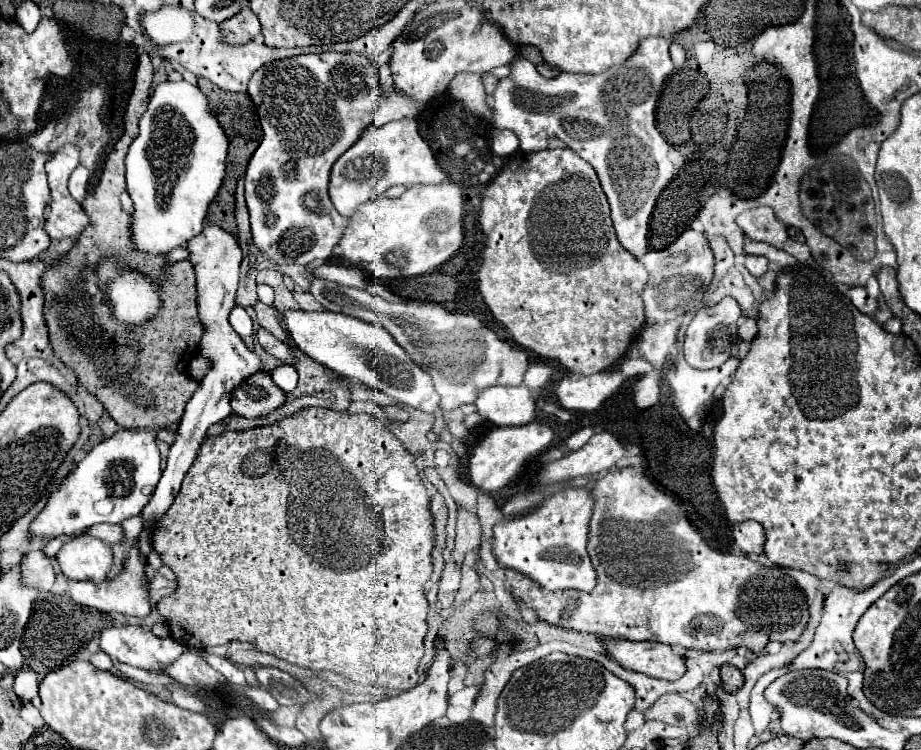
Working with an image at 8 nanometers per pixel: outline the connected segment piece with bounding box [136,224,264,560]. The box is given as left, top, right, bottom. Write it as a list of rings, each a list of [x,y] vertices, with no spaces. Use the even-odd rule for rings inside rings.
[[[206,224],[202,234],[198,234],[194,240],[190,240],[190,262],[196,270],[196,286],[198,286],[198,316],[206,326],[206,332],[200,340],[200,352],[212,358],[212,368],[208,372],[208,376],[204,376],[204,380],[200,382],[198,392],[192,396],[192,400],[186,404],[186,412],[182,416],[182,422],[178,426],[178,438],[174,442],[174,446],[170,448],[168,454],[168,462],[166,462],[166,470],[162,472],[162,478],[156,486],[156,492],[152,494],[152,500],[144,506],[142,510],[142,532],[138,536],[138,550],[140,556],[146,560],[148,554],[152,552],[152,538],[150,534],[154,532],[154,526],[158,526],[158,520],[168,512],[168,508],[174,502],[174,496],[180,490],[182,478],[188,472],[188,468],[192,466],[200,444],[204,442],[206,430],[216,424],[222,422],[226,416],[232,414],[230,408],[230,396],[232,392],[242,386],[242,382],[256,374],[256,372],[264,372],[260,358],[246,348],[246,344],[242,342],[242,338],[230,328],[228,324],[228,312],[234,308],[234,296],[236,296],[236,288],[238,288],[238,272],[240,272],[240,262],[242,262],[242,248],[238,244],[238,238],[228,234],[226,230],[222,230],[216,224]]]

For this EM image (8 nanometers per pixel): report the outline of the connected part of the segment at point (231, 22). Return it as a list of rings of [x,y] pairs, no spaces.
[[[242,8],[236,16],[224,20],[220,28],[228,44],[244,44],[246,40],[252,40],[256,34],[260,34],[260,22],[250,8]]]

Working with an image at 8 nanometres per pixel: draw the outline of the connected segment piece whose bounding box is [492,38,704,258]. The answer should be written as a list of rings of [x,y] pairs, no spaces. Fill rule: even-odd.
[[[660,38],[642,40],[638,52],[634,52],[636,56],[626,60],[626,64],[618,64],[598,76],[562,72],[558,78],[550,80],[540,76],[530,60],[516,56],[510,62],[510,76],[498,82],[492,100],[494,126],[512,130],[520,140],[520,150],[542,150],[548,144],[548,136],[554,136],[594,166],[612,210],[612,222],[618,240],[630,254],[638,258],[648,250],[670,246],[690,226],[704,202],[700,190],[696,190],[696,162],[686,160],[686,142],[670,142],[656,128],[656,102],[660,98],[664,80],[670,76],[670,72],[674,72],[668,46],[670,42]]]

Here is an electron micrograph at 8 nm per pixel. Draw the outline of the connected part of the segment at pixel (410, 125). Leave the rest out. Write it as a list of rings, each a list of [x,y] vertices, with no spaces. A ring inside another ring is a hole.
[[[414,118],[394,120],[384,126],[364,128],[360,140],[346,150],[330,172],[330,200],[342,216],[350,216],[354,208],[384,194],[392,186],[414,184],[440,184],[444,172],[440,170],[430,146],[418,134],[418,122]]]

